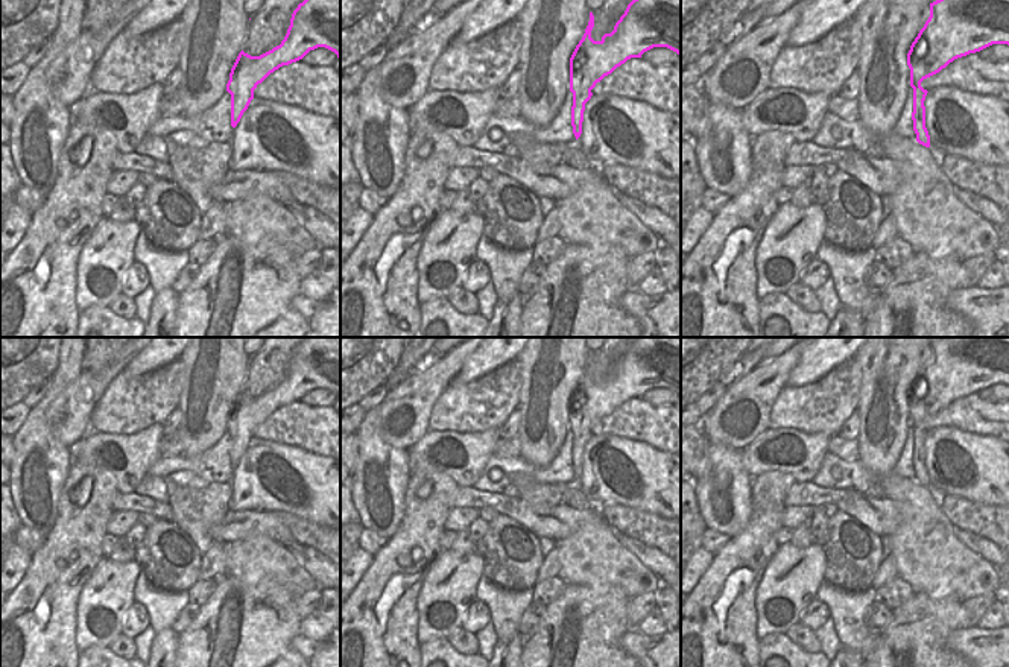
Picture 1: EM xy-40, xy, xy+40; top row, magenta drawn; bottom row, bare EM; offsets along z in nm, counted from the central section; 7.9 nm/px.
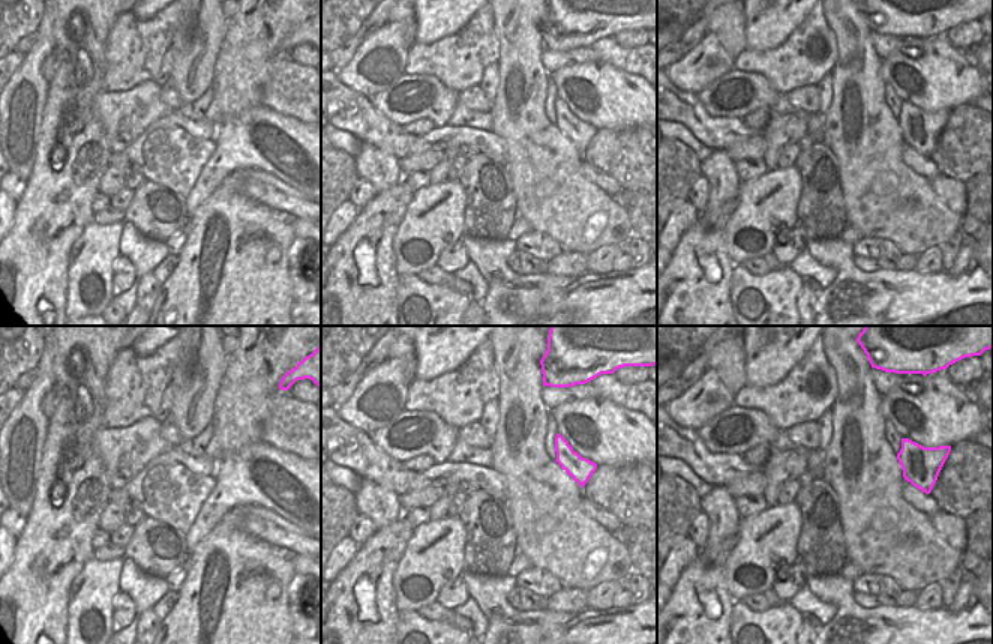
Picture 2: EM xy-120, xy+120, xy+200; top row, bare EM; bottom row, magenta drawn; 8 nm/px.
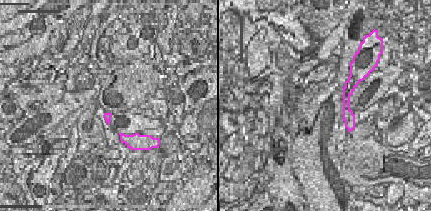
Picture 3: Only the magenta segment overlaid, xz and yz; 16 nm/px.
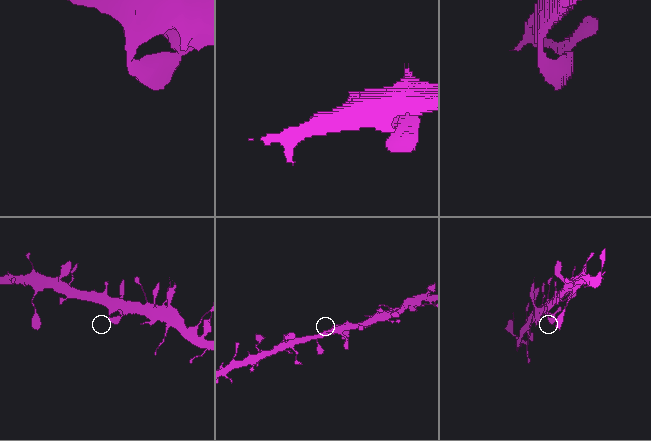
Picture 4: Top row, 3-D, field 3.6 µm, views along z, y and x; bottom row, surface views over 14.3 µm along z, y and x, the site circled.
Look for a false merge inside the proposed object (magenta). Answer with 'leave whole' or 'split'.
leave whole

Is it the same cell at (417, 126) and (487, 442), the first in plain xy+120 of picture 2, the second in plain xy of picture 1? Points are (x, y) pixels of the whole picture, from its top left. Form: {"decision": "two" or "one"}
{"decision": "two"}

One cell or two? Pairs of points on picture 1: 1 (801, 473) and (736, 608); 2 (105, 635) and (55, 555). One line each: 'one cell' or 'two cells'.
1: two cells
2: two cells

